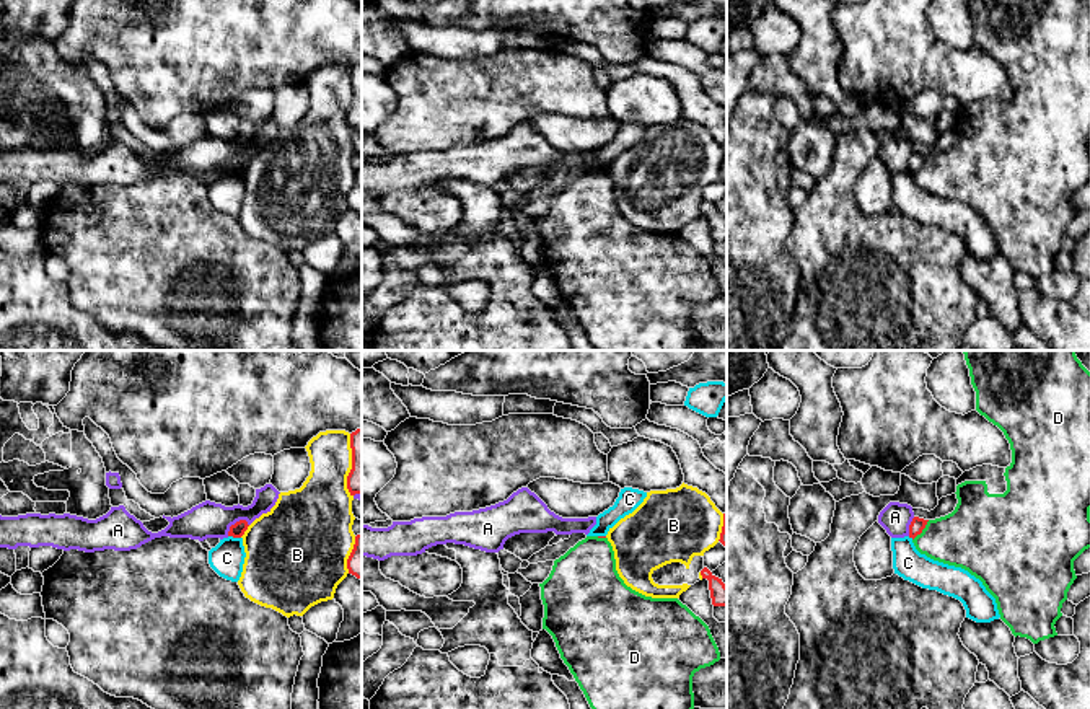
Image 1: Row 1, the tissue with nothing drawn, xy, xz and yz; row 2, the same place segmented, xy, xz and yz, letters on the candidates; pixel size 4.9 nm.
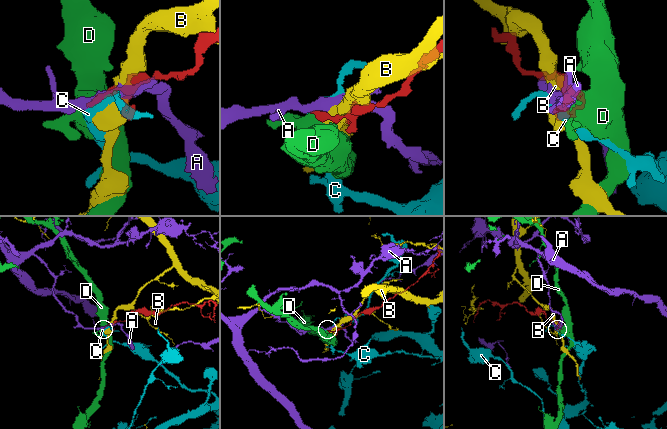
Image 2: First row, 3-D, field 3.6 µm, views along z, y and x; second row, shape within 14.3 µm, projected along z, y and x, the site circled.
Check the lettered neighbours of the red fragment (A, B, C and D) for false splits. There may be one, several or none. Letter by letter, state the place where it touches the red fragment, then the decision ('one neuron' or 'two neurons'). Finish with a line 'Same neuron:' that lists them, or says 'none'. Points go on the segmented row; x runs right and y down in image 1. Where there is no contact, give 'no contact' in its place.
A: contact xy (237, 522); two neurons
B: contact xy (352, 465); two neurons
C: contact xy (235, 537); two neurons
D: contact yz (922, 528); two neurons
Same neuron: none

